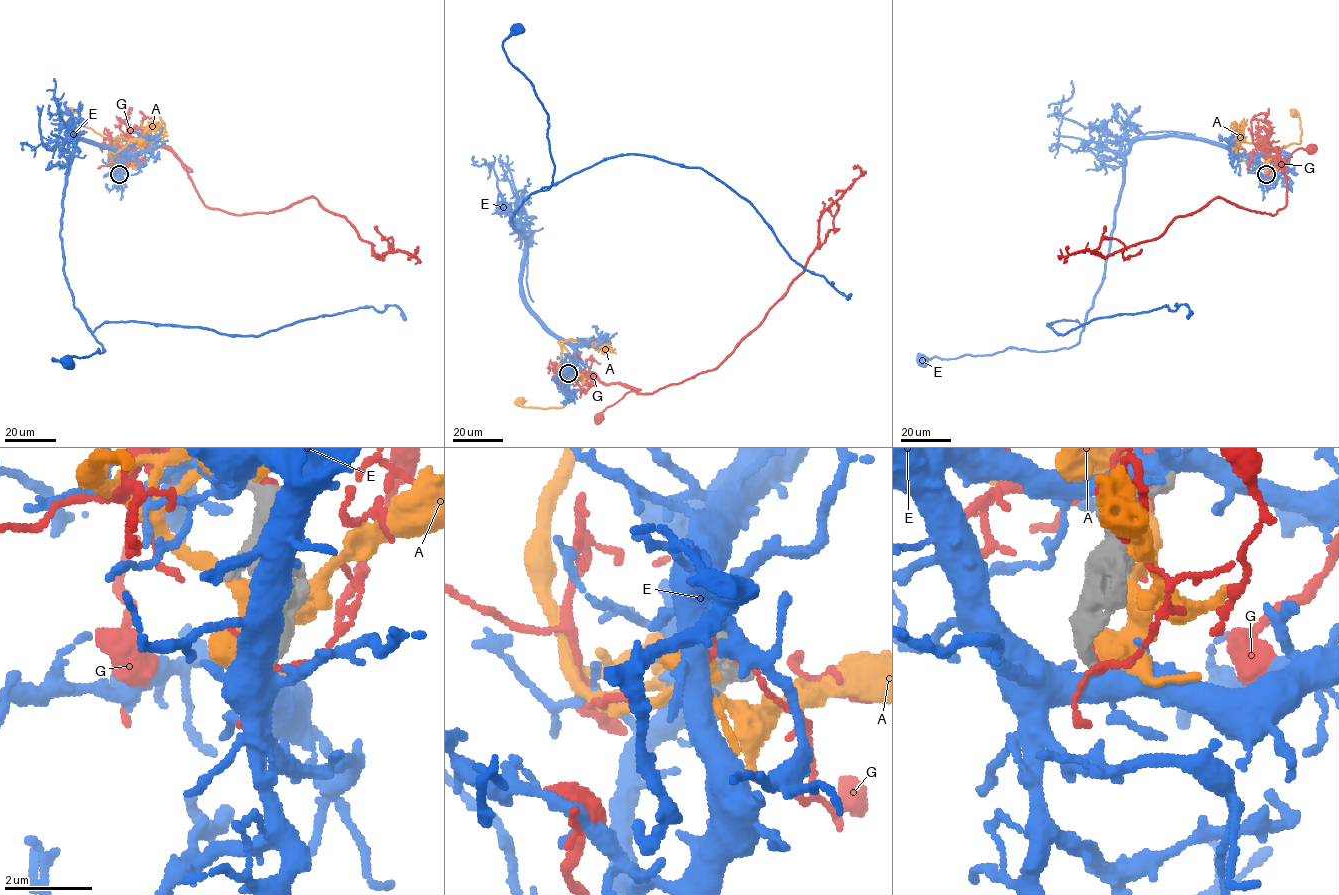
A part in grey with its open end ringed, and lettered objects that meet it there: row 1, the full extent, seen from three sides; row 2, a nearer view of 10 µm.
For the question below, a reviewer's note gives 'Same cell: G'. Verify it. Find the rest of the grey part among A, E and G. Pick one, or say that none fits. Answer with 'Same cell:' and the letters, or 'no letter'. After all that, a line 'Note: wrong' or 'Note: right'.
Same cell: no letter
Note: wrong

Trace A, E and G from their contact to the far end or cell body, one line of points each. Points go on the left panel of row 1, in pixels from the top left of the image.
A: (119, 173), (110, 155), (127, 140), (114, 138), (113, 147), (117, 142), (85, 127), (70, 111)
E: (118, 174), (119, 151), (72, 134), (63, 272), (105, 351), (52, 359), (68, 363)
G: (119, 174), (124, 171), (130, 150), (145, 145), (167, 147), (185, 167), (192, 170), (169, 149), (151, 148)

